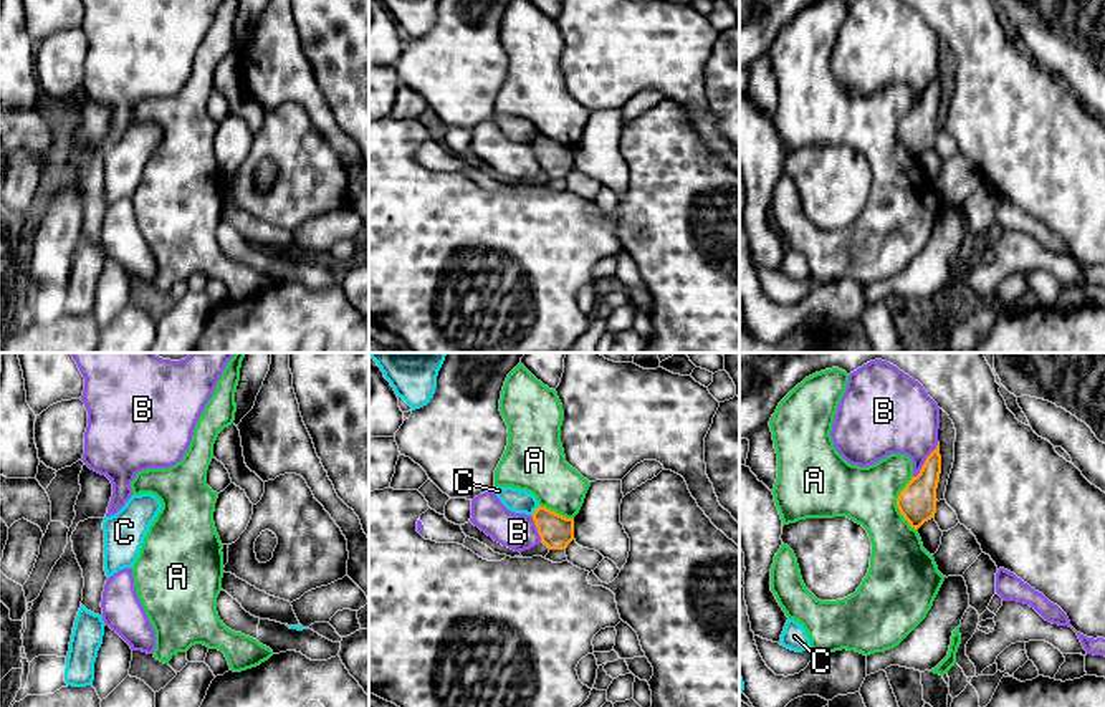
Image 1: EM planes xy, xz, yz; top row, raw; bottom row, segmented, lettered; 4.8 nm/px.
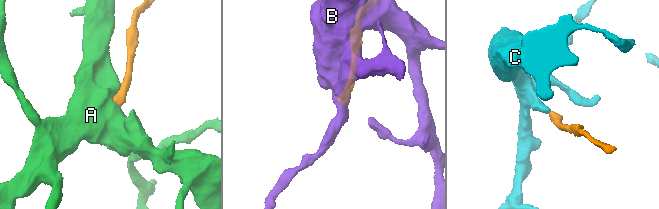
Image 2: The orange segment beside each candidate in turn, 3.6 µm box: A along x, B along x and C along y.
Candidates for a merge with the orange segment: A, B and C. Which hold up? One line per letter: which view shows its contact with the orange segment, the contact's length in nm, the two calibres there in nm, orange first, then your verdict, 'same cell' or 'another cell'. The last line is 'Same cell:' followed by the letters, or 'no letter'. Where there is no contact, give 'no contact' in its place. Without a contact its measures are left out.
A: meets orange in yz; contact 280 nm long; 190 nm thick on the orange side, 280 nm on the other; another cell
B: meets orange in yz; contact 220 nm long; 190 nm thick on the orange side, 360 nm on the other; another cell
C: meets orange in xz; contact 70 nm long; 170 nm thick on the orange side, 120 nm on the other; another cell
Same cell: no letter

